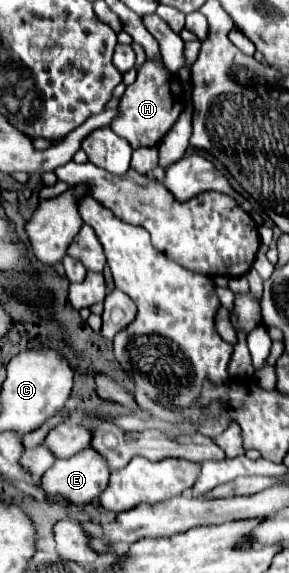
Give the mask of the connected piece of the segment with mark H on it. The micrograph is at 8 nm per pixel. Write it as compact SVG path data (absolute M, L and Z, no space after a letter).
M144 62L144 66L138 70L136 82L126 88L118 104L118 116L112 120L110 128L122 138L126 138L132 148L156 146L174 126L182 110L182 86L176 74L168 72L160 62Z

